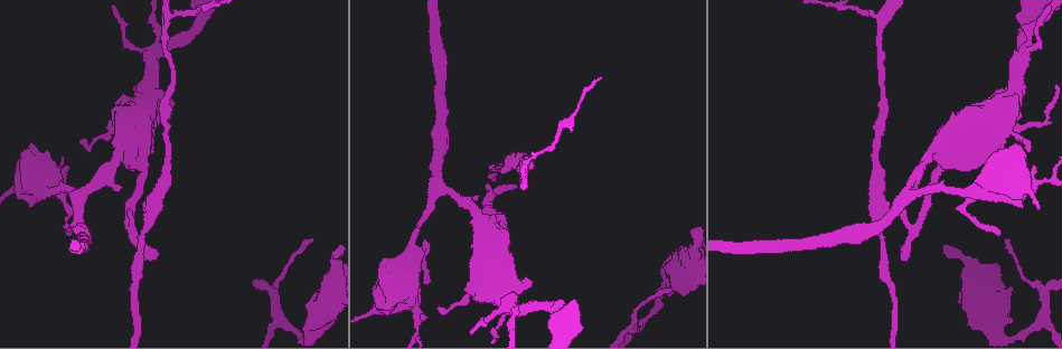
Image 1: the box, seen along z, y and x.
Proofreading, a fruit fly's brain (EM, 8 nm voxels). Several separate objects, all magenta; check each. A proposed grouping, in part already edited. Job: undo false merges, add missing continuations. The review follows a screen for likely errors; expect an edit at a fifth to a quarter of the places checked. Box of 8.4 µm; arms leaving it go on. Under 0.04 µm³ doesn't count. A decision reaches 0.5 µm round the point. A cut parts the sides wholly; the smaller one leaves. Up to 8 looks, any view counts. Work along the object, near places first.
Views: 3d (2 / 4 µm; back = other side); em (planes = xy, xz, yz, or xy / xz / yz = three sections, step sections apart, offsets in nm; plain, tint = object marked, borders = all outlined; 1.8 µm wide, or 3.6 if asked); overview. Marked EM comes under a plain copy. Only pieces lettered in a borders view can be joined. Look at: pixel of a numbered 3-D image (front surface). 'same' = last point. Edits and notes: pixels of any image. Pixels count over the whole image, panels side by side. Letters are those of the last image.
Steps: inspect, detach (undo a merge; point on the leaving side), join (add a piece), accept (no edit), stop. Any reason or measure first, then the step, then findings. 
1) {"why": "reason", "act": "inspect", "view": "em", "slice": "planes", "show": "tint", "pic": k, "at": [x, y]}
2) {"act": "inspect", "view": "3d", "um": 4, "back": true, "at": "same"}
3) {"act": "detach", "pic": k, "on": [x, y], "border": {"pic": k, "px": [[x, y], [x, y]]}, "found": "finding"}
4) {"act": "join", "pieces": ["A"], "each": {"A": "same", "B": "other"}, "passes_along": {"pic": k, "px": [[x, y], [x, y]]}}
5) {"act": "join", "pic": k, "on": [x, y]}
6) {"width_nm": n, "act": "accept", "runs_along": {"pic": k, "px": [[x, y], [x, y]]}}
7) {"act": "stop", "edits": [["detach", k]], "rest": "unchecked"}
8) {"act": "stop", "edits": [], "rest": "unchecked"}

{"why": "an open end", "act": "inspect", "view": "3d", "um": 2, "pic": 1, "at": [1007, 244]}

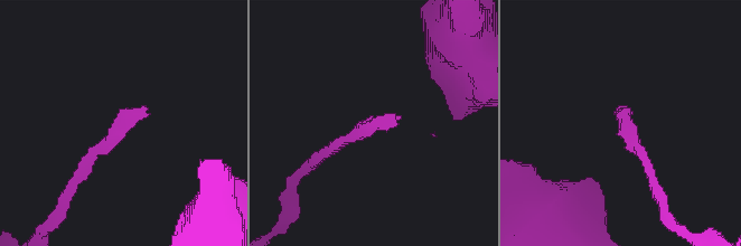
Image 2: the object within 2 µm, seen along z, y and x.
{"act": "inspect", "view": "em", "slice": "xz", "step": 8, "show": "tint", "pic": 2, "at": [148, 114]}

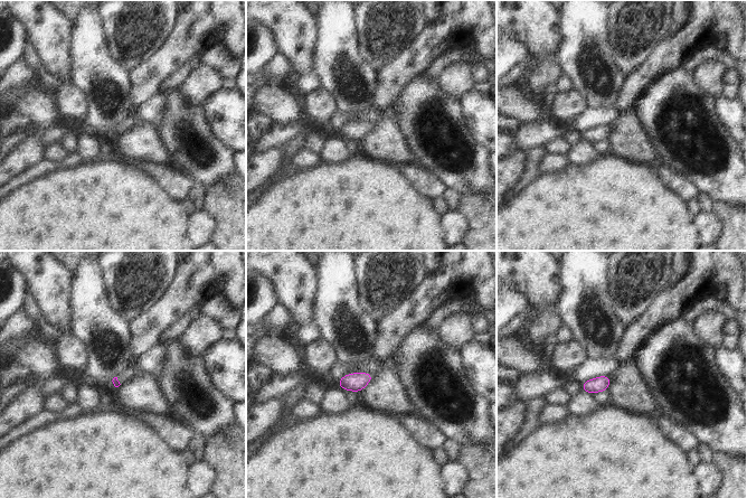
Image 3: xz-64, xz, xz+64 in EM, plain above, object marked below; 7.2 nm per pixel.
{"why": "what lies round it", "act": "inspect", "view": "em", "slice": "xz", "step": 8, "show": "borders", "at": "same"}

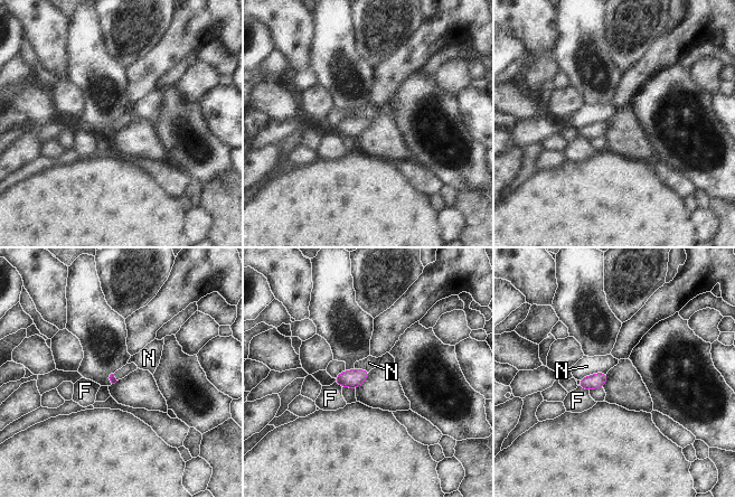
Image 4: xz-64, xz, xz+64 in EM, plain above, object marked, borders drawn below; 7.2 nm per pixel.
{"act": "accept", "each": {"F": "other", "N": "other"}, "border": {"pic": 4, "px": [[606, 372], [595, 372], [577, 379]]}, "found": "no lettered piece goes on from it"}

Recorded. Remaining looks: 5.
{"why": "two arms in line, one across", "act": "inspect", "view": "3d", "um": 4, "pic": 1, "at": [160, 52]}

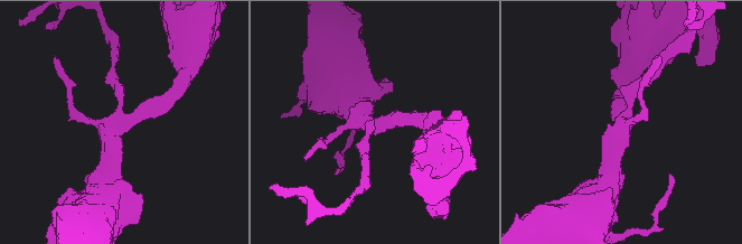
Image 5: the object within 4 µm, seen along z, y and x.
{"why": "need the tissue", "act": "inspect", "view": "em", "slice": "planes", "show": "borders", "pic": 5, "at": [121, 125]}

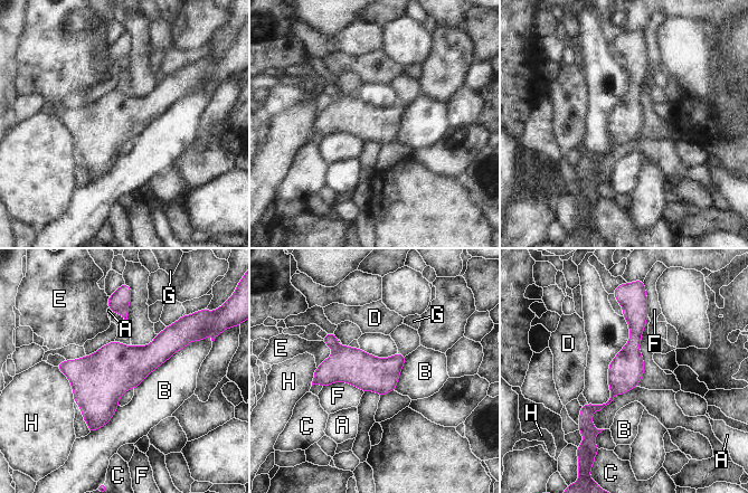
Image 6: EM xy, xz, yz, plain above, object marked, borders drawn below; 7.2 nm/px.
{"longest_contact_nm": ["B", 550], "act": "accept", "each": {"A": "other", "B": "other", "C": "other", "D": "other", "E": "other", "F": "other", "G": "other", "H": "other"}, "border": {"pic": 6, "px": [[195, 340], [177, 350], [134, 389]]}, "found": "all the same neuron"}

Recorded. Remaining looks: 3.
{"why": "thin end", "act": "inspect", "view": "em", "slice": "planes", "show": "tint", "pic": 1, "at": [441, 307]}

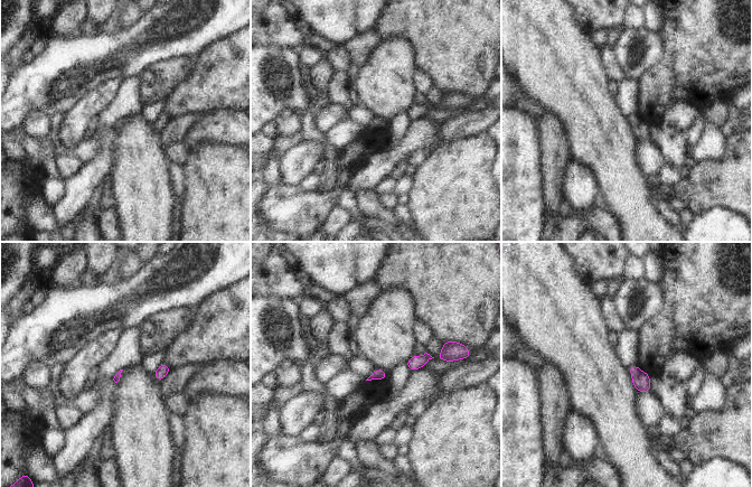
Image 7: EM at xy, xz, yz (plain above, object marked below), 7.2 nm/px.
{"act": "inspect", "view": "em", "slice": "planes", "show": "borders", "at": "same"}

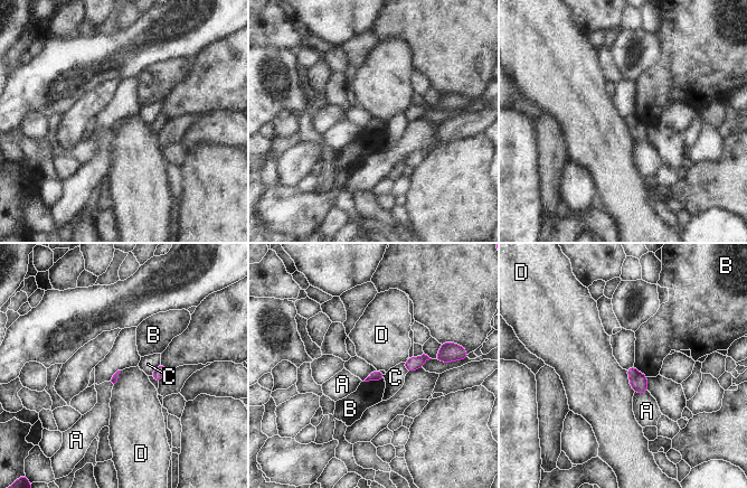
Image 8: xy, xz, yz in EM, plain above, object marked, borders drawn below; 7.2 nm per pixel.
{"act": "accept", "each": {"A": "other", "B": "other", "C": "other", "D": "other"}, "border": {"pic": 8, "px": [[624, 369], [634, 392]]}, "found": "none of them fits"}

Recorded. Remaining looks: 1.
{"act": "stop", "edits": [], "rest": "unchecked"}

